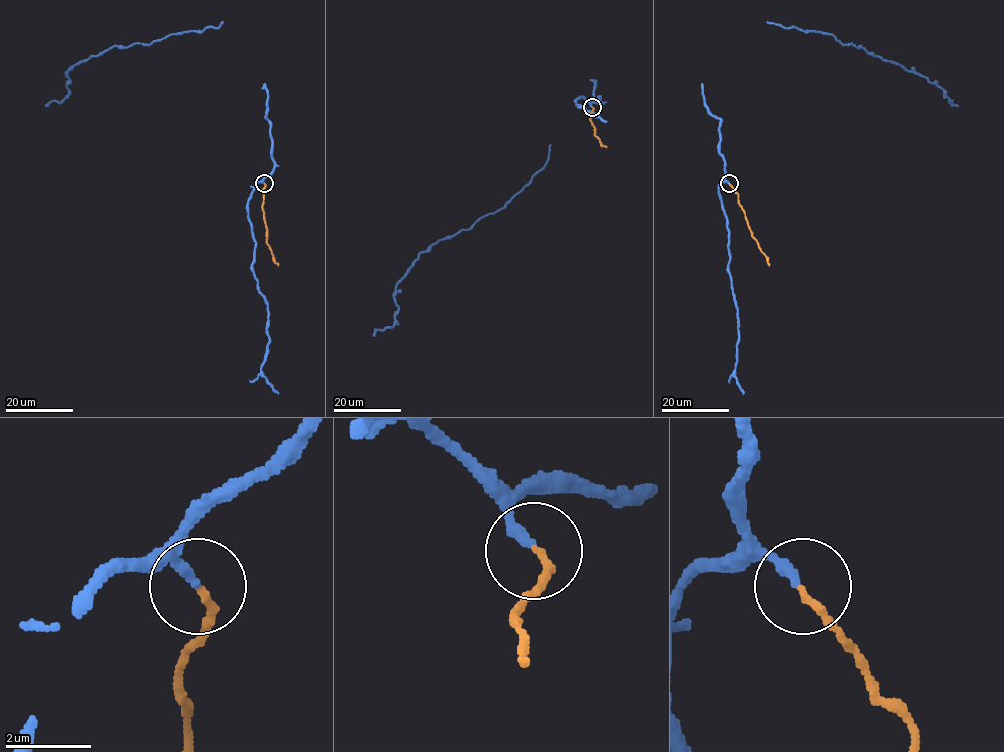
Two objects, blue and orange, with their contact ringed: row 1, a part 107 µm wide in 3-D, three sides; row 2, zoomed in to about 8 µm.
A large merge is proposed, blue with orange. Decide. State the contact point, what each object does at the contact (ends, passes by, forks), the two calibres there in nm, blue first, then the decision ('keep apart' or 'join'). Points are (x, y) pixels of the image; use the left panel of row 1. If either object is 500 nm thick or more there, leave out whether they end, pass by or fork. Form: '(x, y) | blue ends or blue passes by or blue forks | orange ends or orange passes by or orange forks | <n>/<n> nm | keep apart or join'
(264, 183) | blue ends | orange ends | 240/160 nm | join

